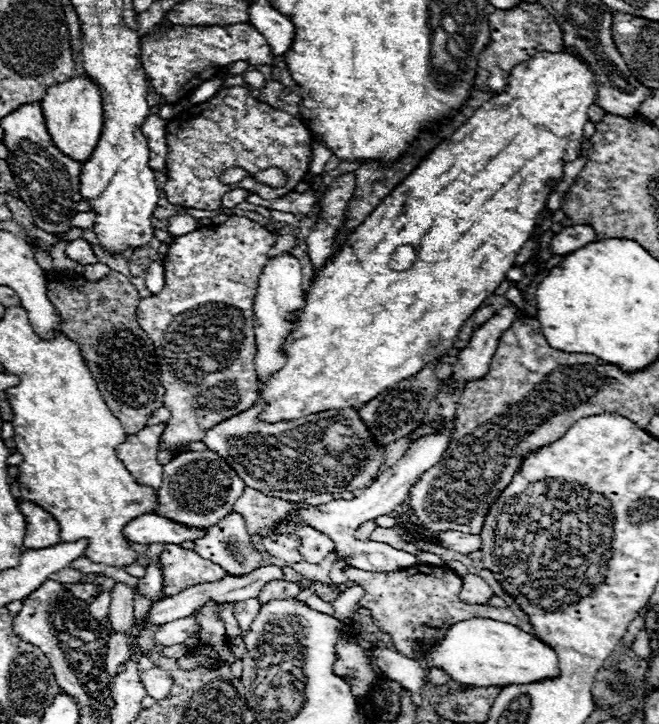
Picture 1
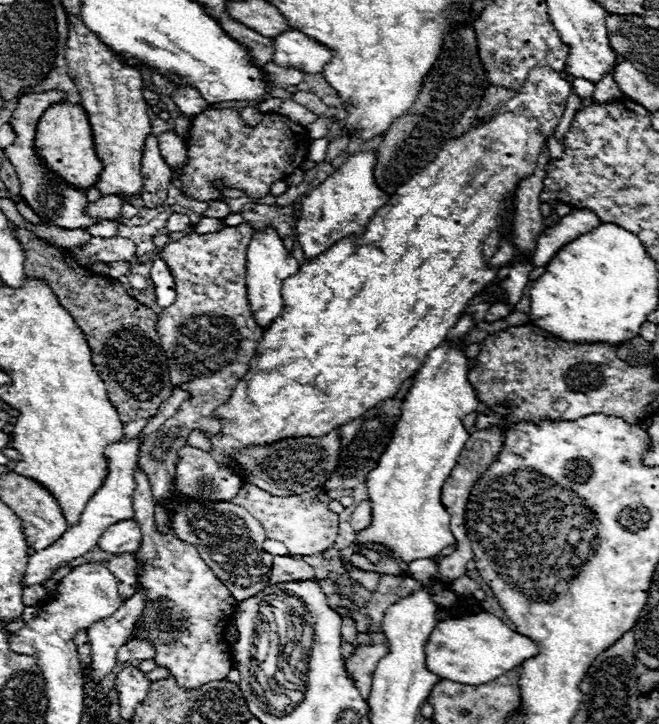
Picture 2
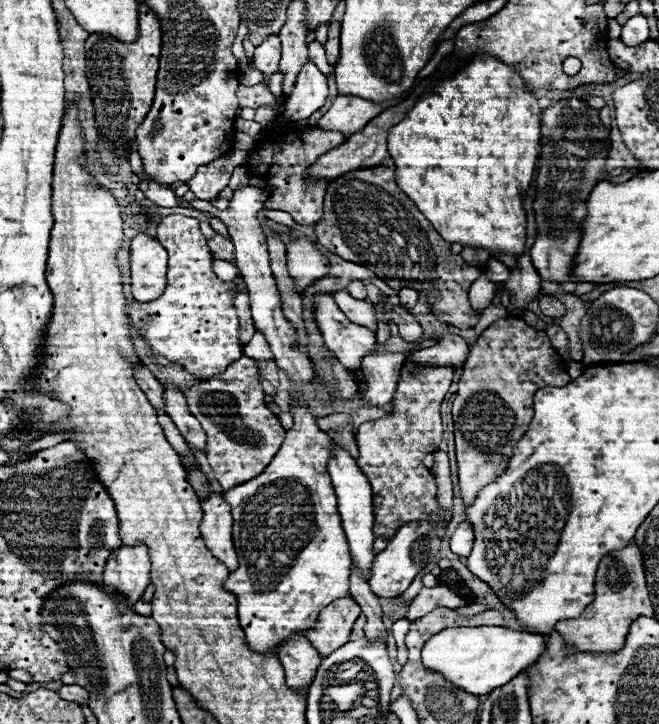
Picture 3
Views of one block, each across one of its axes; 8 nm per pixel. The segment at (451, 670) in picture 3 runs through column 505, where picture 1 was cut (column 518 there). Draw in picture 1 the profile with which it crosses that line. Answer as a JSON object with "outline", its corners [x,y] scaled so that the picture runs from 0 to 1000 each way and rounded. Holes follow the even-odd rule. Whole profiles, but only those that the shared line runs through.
{"outline":[[[713,854],[683,865],[668,892],[659,895],[656,917],[668,917],[692,942],[728,950],[807,945],[850,934],[847,903],[835,892],[786,865],[744,854]]]}

